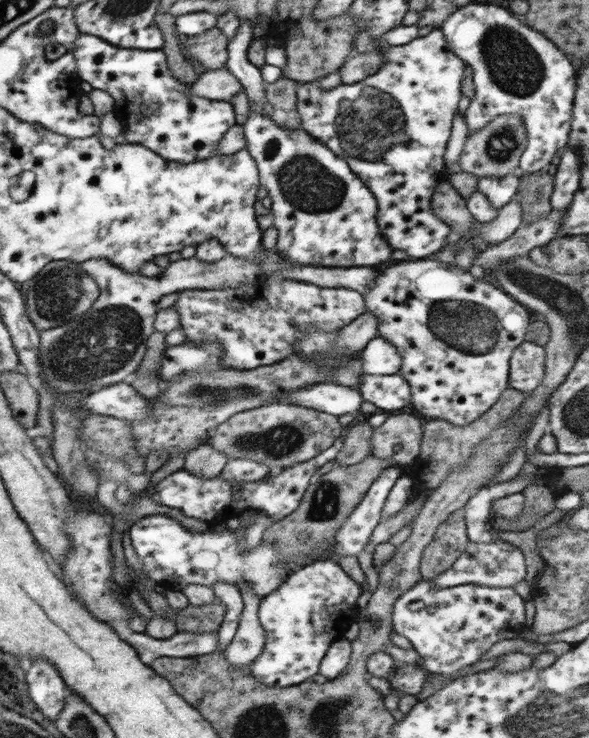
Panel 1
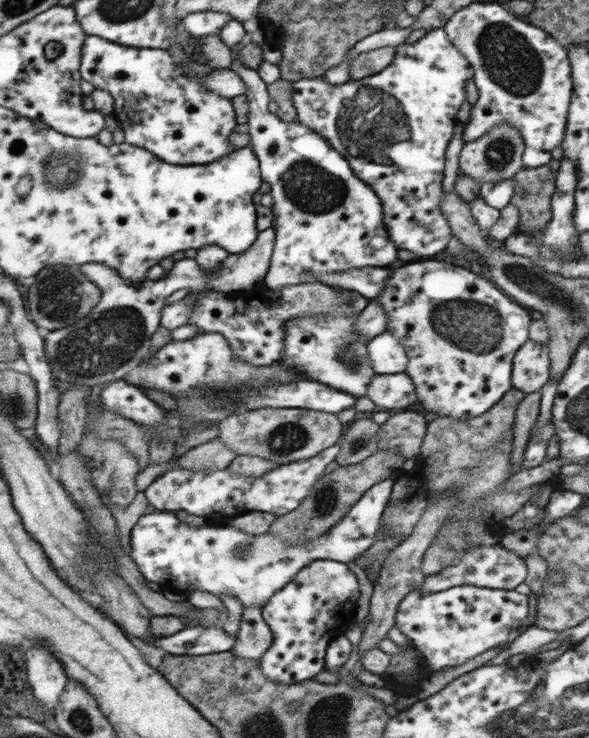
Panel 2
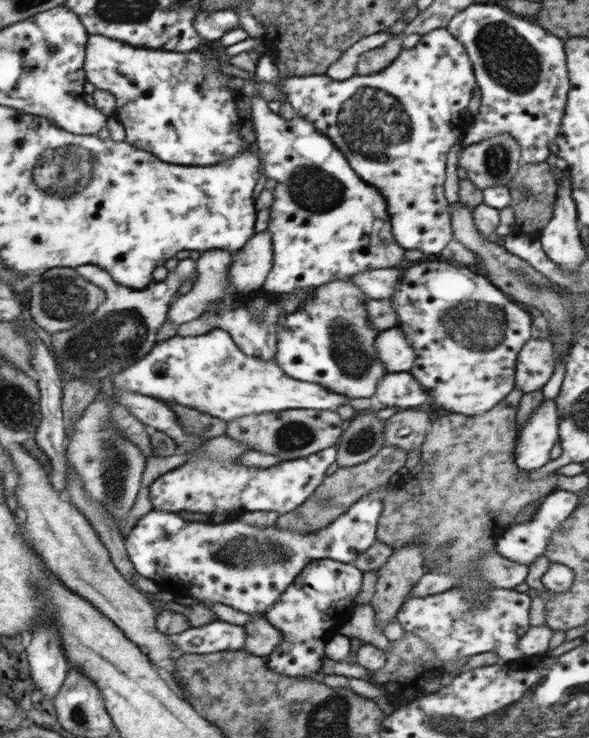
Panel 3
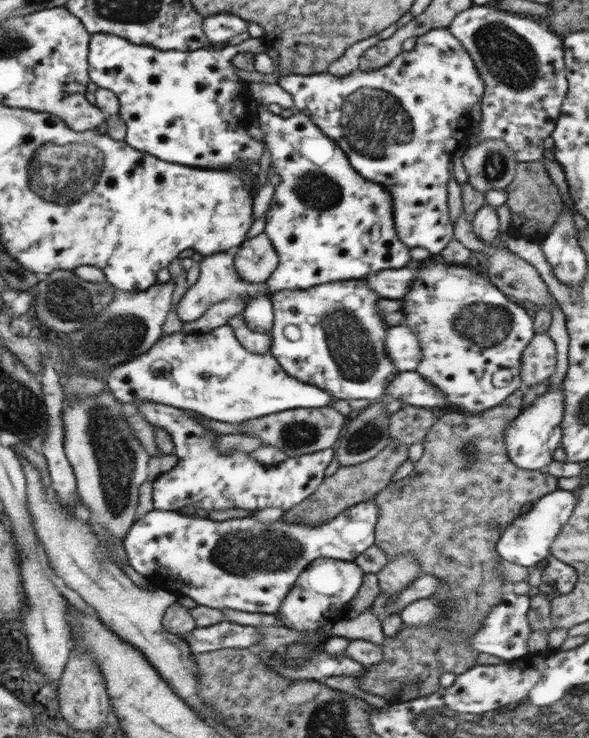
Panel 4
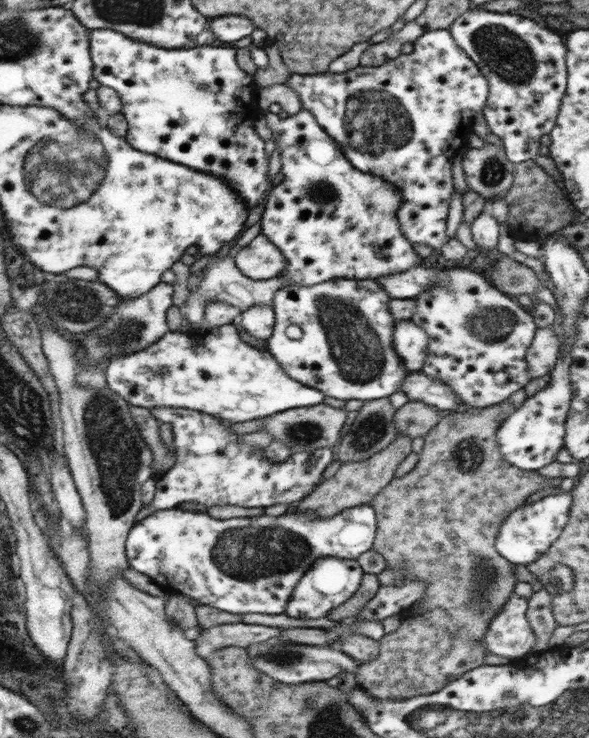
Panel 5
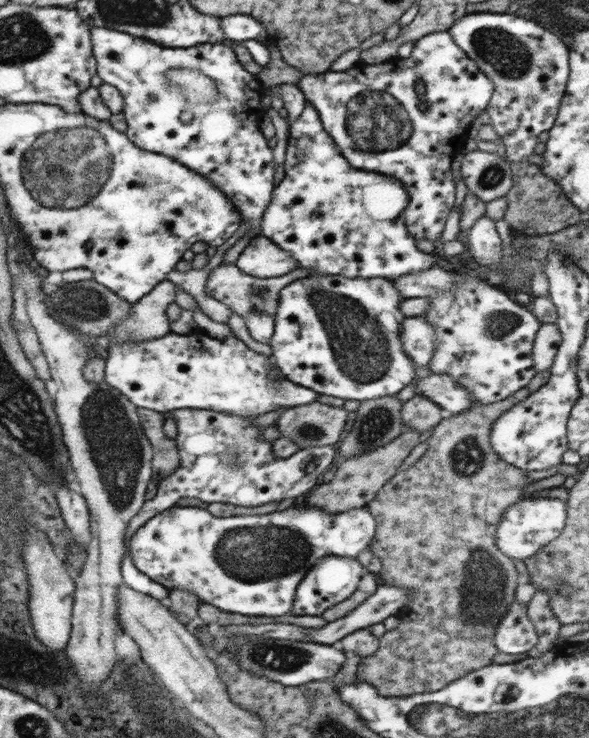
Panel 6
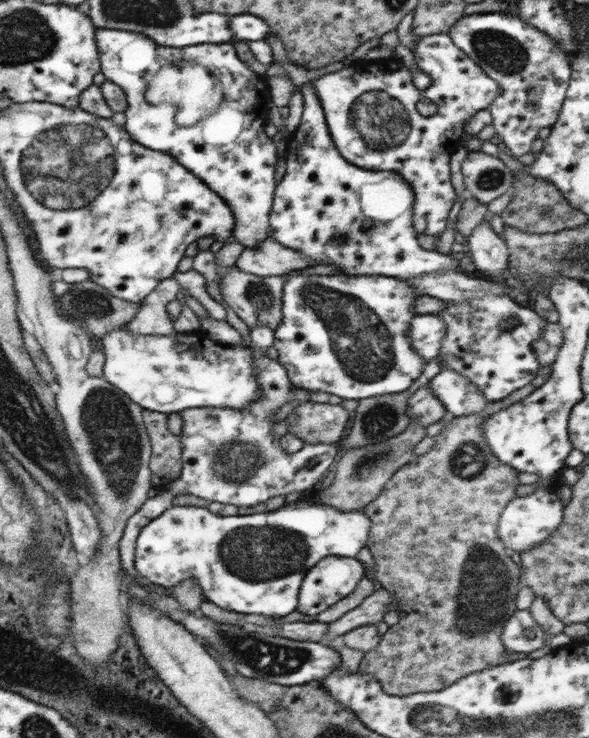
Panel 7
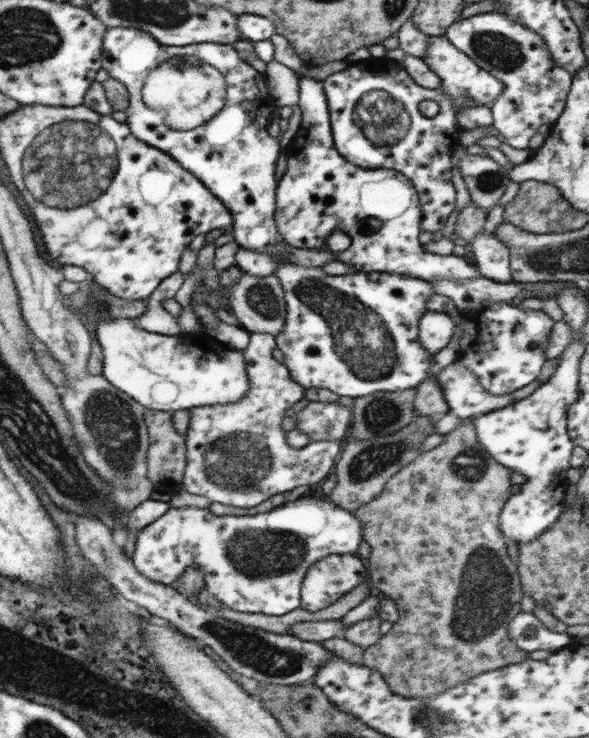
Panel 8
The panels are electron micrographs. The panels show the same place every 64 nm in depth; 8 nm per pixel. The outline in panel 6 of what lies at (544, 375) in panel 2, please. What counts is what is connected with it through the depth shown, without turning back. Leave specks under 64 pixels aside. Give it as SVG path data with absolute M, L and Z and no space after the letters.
M556 323L541 325L532 348L532 361L534 361L536 372L550 370L560 343L561 332Z

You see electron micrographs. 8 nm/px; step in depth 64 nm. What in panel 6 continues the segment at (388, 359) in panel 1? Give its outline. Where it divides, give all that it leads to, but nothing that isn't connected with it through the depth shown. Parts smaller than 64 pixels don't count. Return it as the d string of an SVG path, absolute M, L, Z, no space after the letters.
M406 317L400 322L400 343L420 371L434 356L434 340L436 331L424 317Z

